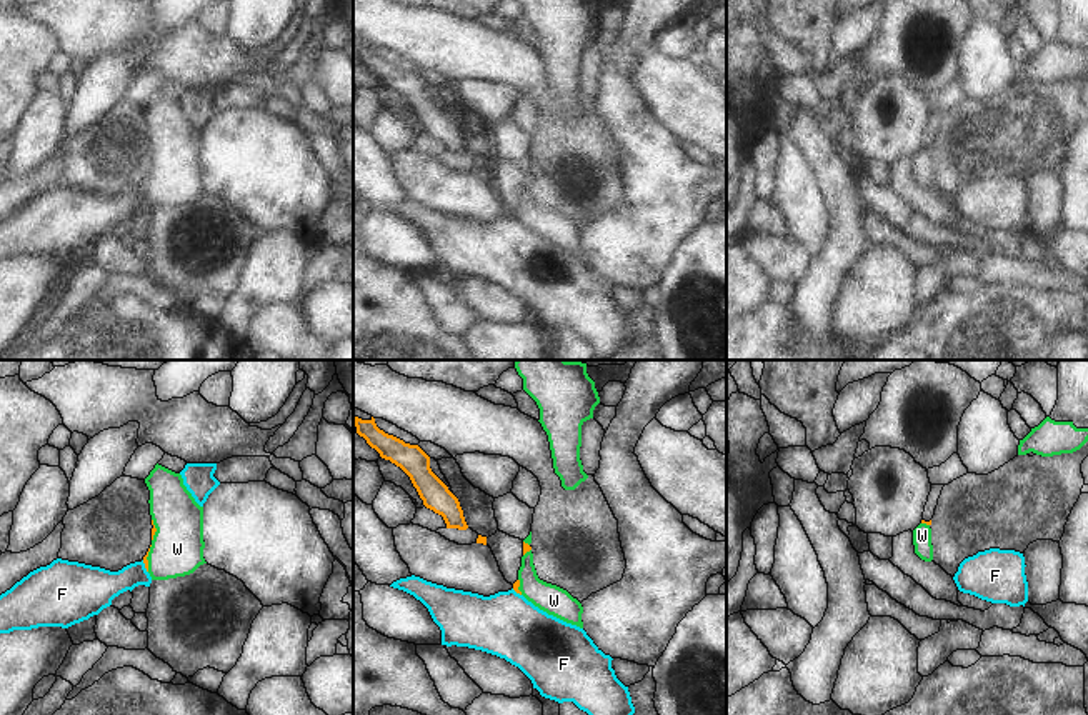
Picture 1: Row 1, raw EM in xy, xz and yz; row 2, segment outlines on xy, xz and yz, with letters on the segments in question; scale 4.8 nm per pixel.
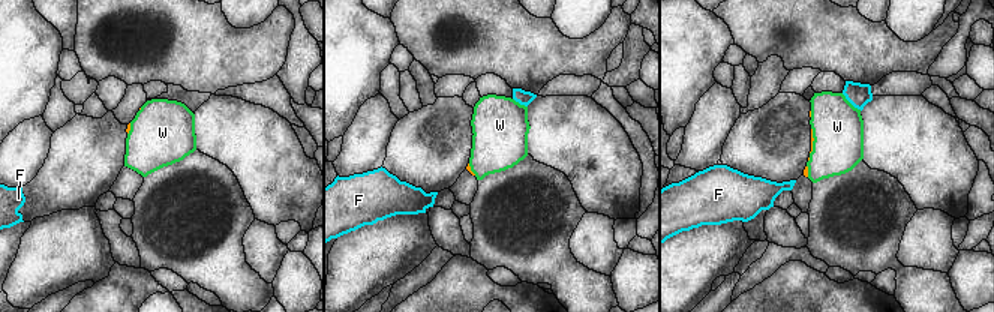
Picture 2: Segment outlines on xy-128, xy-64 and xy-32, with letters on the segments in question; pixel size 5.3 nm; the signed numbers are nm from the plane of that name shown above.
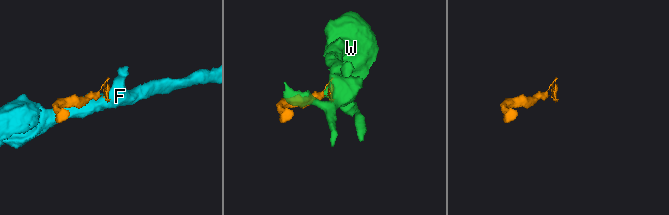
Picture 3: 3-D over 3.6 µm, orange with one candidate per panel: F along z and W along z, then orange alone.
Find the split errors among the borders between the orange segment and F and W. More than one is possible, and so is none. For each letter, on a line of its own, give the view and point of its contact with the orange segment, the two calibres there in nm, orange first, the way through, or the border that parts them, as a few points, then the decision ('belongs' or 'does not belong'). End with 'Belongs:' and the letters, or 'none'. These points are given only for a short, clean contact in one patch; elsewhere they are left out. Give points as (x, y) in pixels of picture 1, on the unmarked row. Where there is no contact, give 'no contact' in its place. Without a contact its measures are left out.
F: meets orange in xy at (145, 194); 20 nm thick on the orange side, 180 nm on the other; border along xy (142, 187), (147, 199); does not belong
W: meets orange in xy at (145, 185); 20 nm thick on the orange side, 260 nm on the other; runs through xy (145, 187), (145, 185), (165, 185), (177, 175); belongs
Belongs: W

